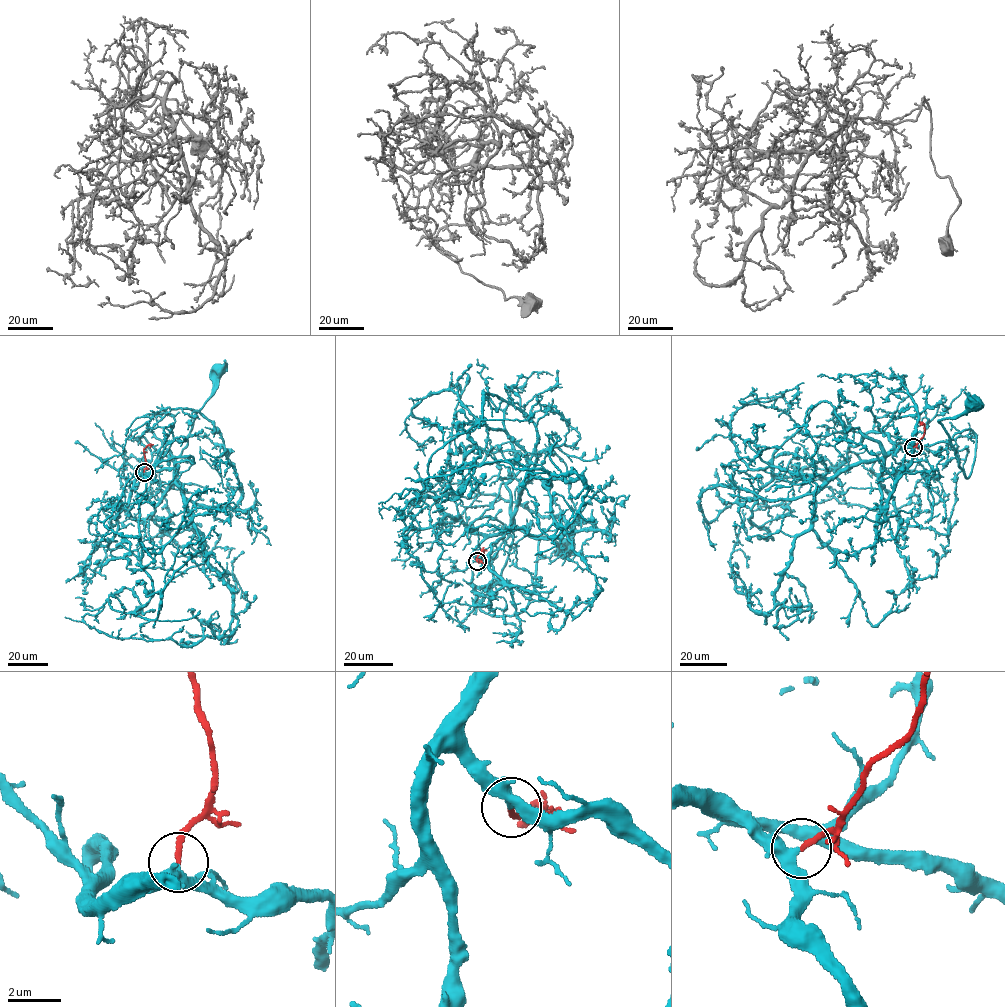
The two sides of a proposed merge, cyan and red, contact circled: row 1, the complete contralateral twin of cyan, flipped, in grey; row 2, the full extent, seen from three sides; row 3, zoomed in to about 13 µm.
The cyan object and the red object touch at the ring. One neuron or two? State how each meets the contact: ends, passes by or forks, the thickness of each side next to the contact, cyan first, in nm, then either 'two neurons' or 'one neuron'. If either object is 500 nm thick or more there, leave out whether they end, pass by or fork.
cyan forks | red ends | 280/190 nm | one neuron

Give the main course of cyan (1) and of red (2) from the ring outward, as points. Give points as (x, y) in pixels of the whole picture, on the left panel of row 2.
1: (144, 472), (175, 464), (154, 433), (143, 432), (165, 455), (179, 456), (221, 369)
2: (144, 472), (143, 449), (153, 444)

